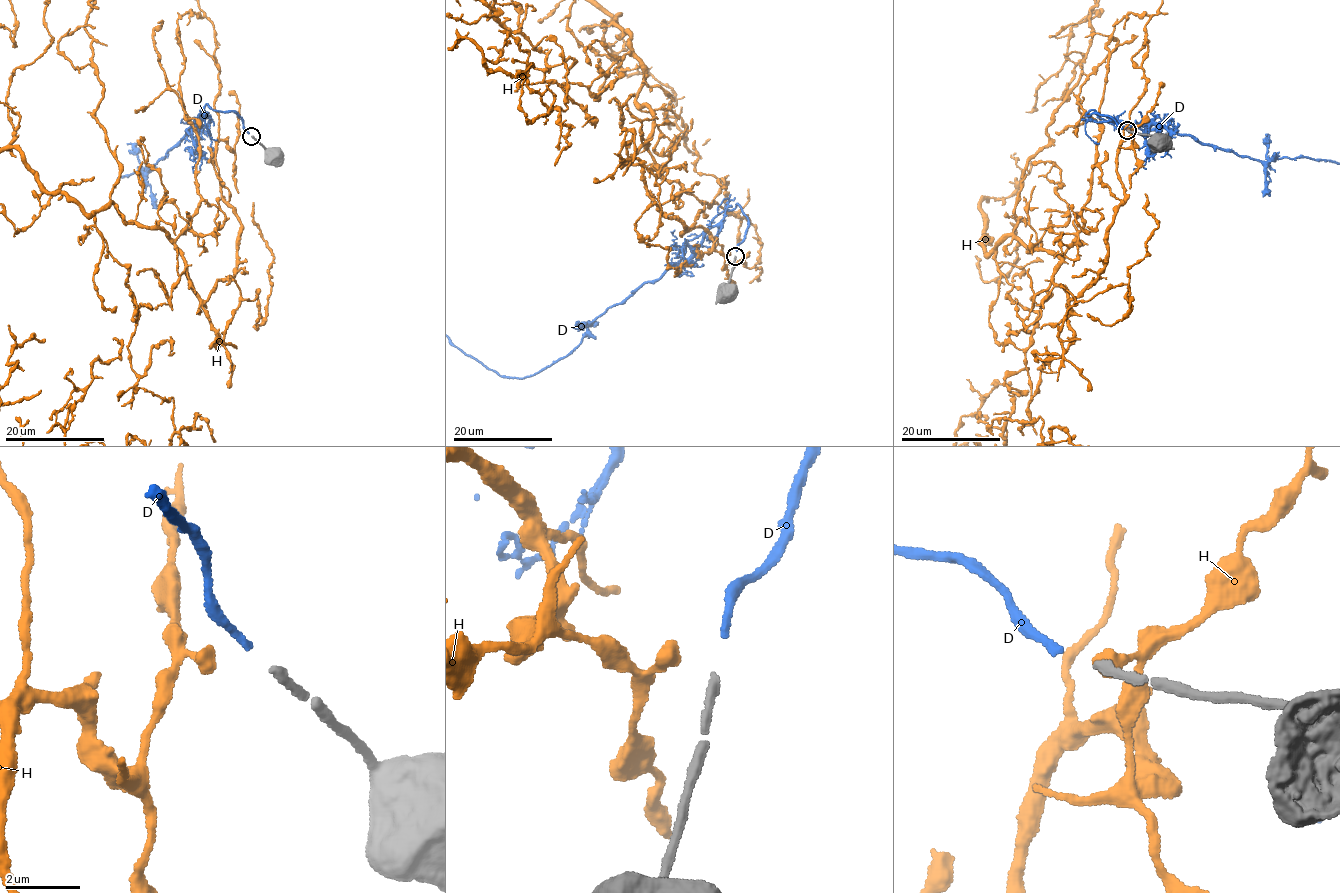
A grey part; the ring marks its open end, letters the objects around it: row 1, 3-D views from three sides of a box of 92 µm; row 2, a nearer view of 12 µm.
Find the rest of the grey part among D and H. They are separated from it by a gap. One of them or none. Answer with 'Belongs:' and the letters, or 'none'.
Belongs: none

